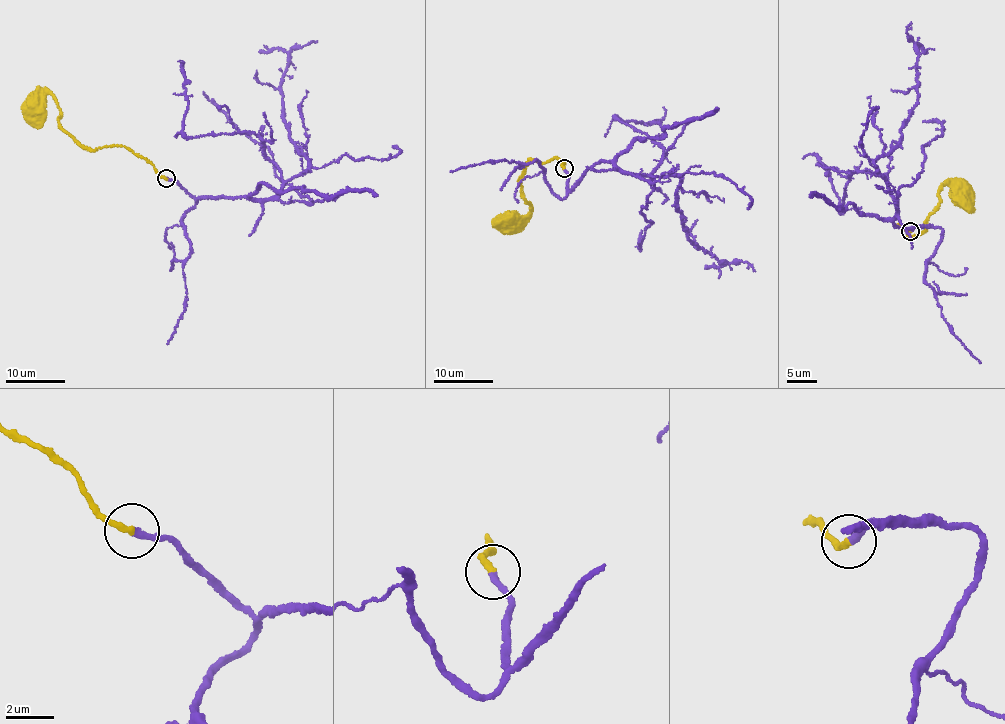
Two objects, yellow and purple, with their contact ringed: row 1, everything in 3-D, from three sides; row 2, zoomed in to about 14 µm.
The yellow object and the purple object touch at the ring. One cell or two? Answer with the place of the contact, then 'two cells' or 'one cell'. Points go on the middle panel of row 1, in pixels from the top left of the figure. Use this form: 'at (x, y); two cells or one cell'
at (564, 168); one cell

